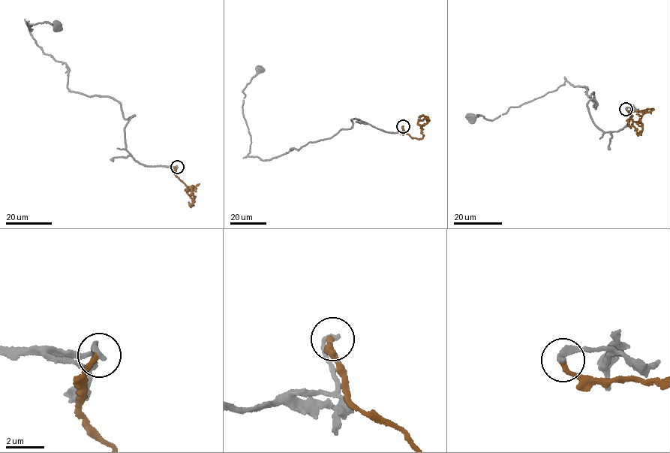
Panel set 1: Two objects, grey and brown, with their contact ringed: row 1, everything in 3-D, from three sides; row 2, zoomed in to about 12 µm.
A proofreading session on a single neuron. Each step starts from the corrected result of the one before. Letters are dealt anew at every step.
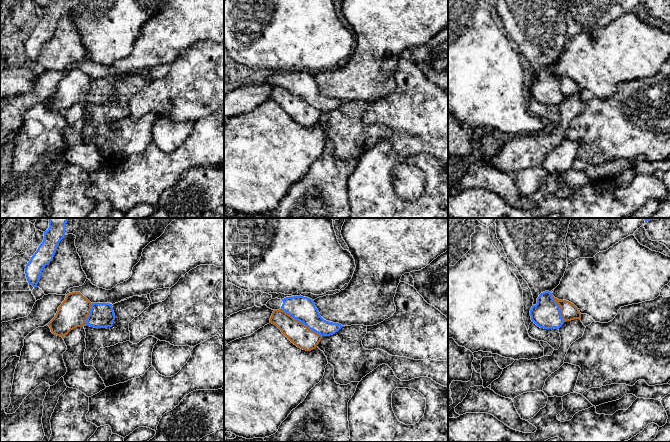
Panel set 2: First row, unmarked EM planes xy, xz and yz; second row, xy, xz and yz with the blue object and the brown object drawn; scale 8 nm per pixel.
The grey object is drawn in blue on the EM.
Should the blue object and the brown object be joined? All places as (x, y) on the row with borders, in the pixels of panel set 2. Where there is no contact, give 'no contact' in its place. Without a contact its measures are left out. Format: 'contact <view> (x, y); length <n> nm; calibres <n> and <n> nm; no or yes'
contact xz (301, 321); length 400 nm; calibres 200 and 180 nm; no

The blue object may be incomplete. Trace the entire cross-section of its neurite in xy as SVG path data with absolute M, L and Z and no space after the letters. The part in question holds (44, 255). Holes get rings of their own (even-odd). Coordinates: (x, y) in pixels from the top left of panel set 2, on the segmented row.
M49 218L49 228L44 232L44 240L25 268L27 281L34 288L37 287L43 268L53 260L59 242L65 236L67 221L68 218Z

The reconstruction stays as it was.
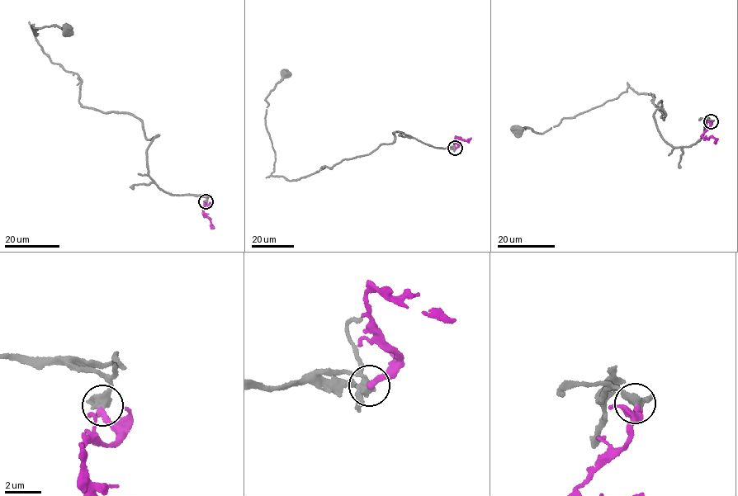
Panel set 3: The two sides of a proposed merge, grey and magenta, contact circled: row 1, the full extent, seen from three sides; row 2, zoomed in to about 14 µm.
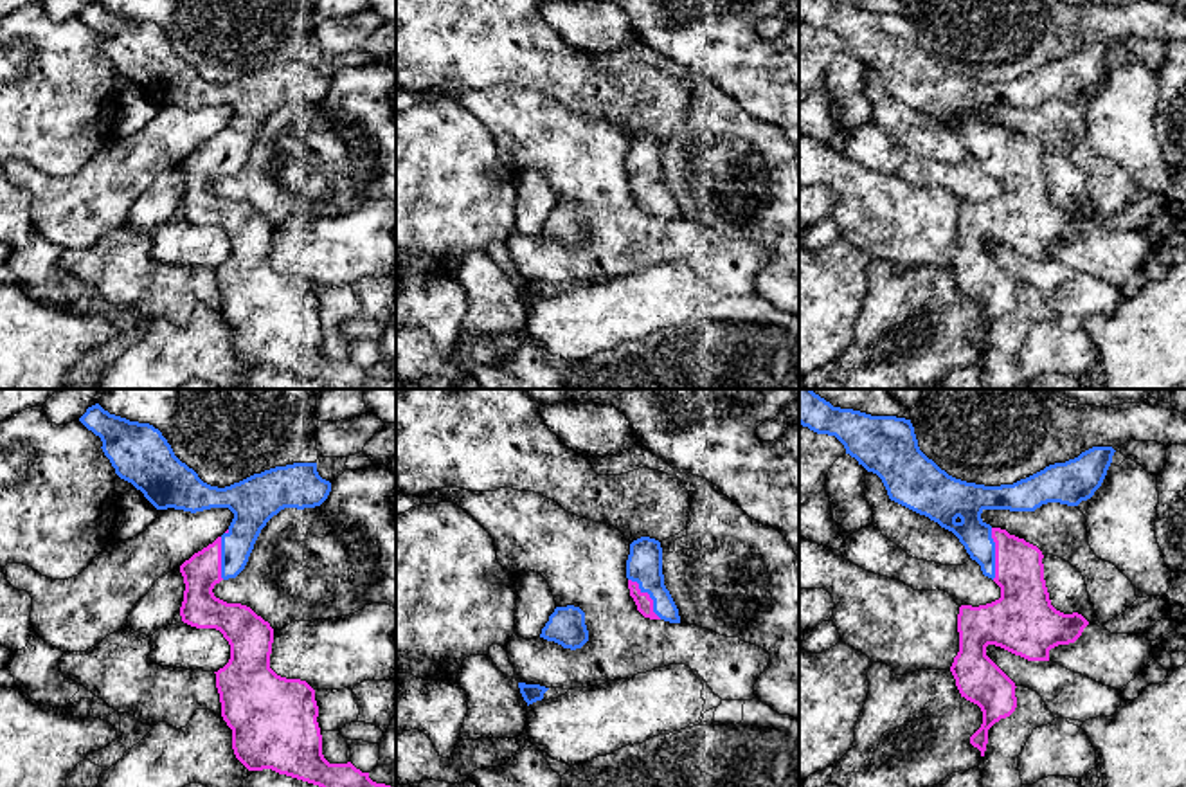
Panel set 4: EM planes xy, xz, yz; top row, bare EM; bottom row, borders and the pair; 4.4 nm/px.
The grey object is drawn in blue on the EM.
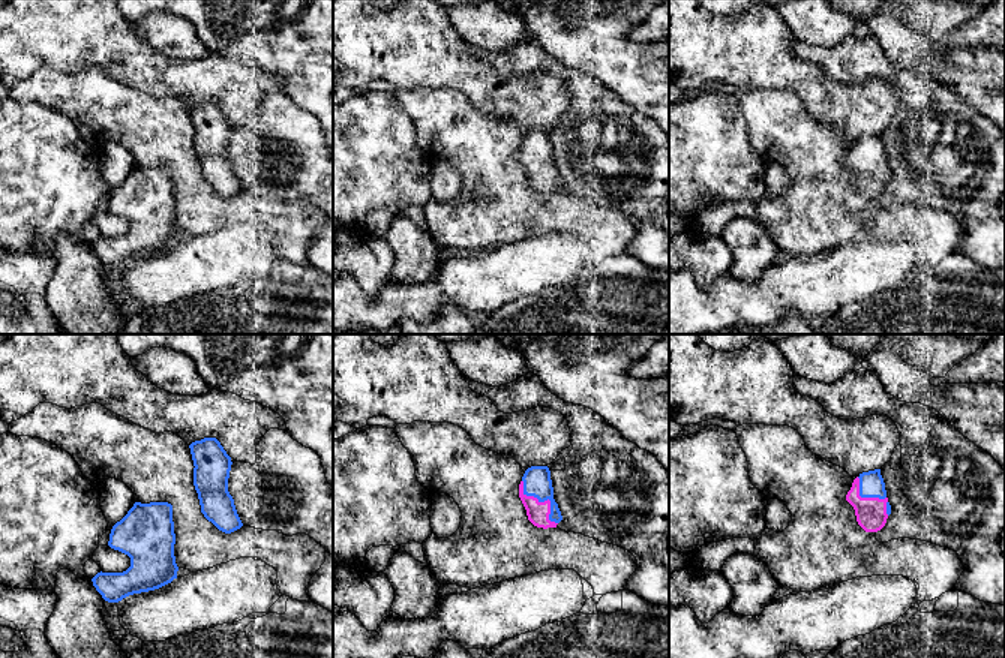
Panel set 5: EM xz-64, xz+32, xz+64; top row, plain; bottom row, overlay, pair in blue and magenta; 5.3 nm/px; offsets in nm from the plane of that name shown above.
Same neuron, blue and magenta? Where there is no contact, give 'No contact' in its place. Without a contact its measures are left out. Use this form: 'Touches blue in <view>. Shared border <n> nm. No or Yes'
Touches blue in yz. Shared border 240 nm. Yes

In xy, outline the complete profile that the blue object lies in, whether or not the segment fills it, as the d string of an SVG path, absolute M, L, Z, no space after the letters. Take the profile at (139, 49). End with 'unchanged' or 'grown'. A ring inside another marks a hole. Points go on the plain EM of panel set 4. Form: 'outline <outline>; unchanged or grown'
outline M99 0L86 5L79 18L103 38L103 49L115 70L131 79L157 106L203 108L229 104L234 115L229 126L212 140L194 149L180 162L185 187L180 204L182 218L196 225L216 225L230 241L230 256L216 270L221 313L232 326L232 346L248 367L272 366L313 382L326 389L396 389L396 384L376 380L351 358L329 360L322 351L322 331L317 319L315 286L301 276L286 276L270 265L274 225L250 204L227 200L212 185L221 176L236 175L247 162L254 140L266 119L284 104L320 103L331 79L317 68L317 59L293 59L254 70L225 85L203 79L182 59L167 36L149 20L130 18L110 11Z; grown

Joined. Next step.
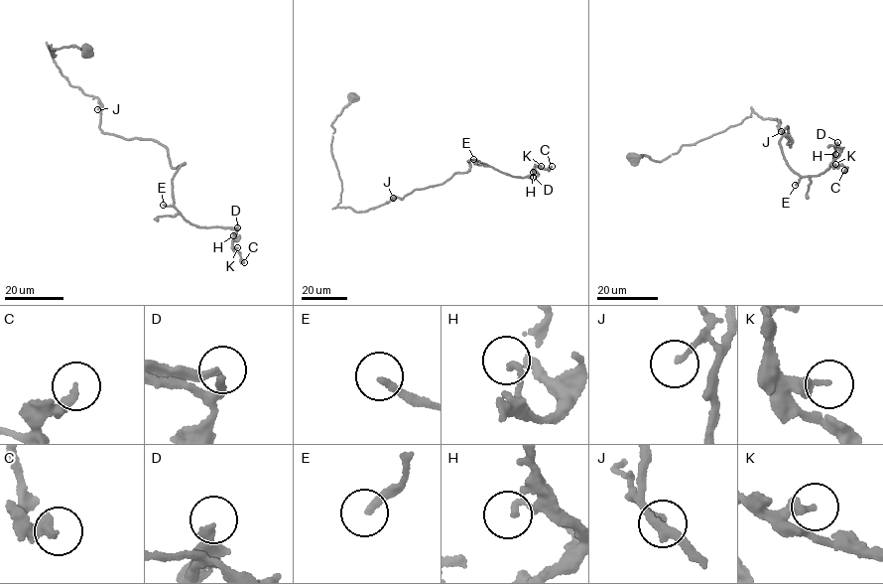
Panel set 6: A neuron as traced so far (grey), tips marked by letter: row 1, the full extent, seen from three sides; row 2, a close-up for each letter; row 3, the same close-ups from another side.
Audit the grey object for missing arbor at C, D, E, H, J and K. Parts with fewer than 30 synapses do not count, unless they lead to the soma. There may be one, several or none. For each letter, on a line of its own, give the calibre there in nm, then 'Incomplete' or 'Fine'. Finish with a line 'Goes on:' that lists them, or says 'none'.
C: Thickness 240 nm. Fine
D: Thickness 240 nm. Incomplete
E: Thickness 200 nm. Incomplete
H: Thickness 170 nm. Fine
J: Thickness 130 nm. Fine
K: Thickness 280 nm. Fine
Goes on: D, E

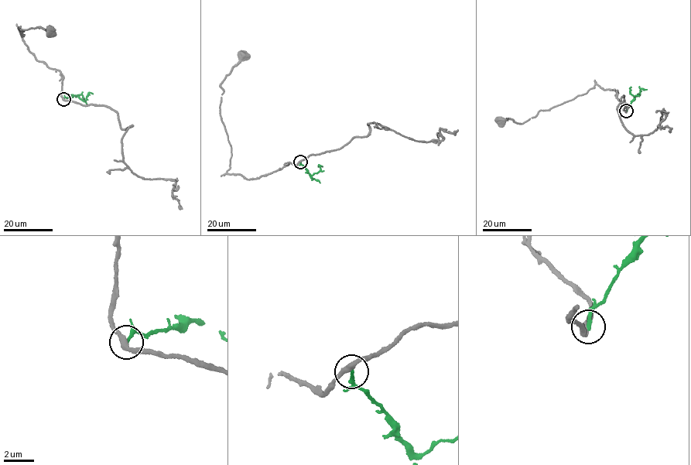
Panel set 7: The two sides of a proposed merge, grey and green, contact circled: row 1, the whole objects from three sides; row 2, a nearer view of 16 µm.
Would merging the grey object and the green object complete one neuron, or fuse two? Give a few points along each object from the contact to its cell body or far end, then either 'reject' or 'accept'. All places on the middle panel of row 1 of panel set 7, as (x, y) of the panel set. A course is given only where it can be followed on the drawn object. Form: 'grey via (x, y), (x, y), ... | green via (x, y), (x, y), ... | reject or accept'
grey via (300, 162), (254, 179), (227, 173), (231, 148), (220, 114), (220, 84), (241, 55) | green via (300, 162), (311, 175), (319, 170), (319, 165), (322, 166) | reject

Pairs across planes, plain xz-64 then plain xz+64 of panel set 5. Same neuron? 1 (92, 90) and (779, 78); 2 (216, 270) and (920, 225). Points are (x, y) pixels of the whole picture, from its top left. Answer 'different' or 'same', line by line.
1: different
2: different

